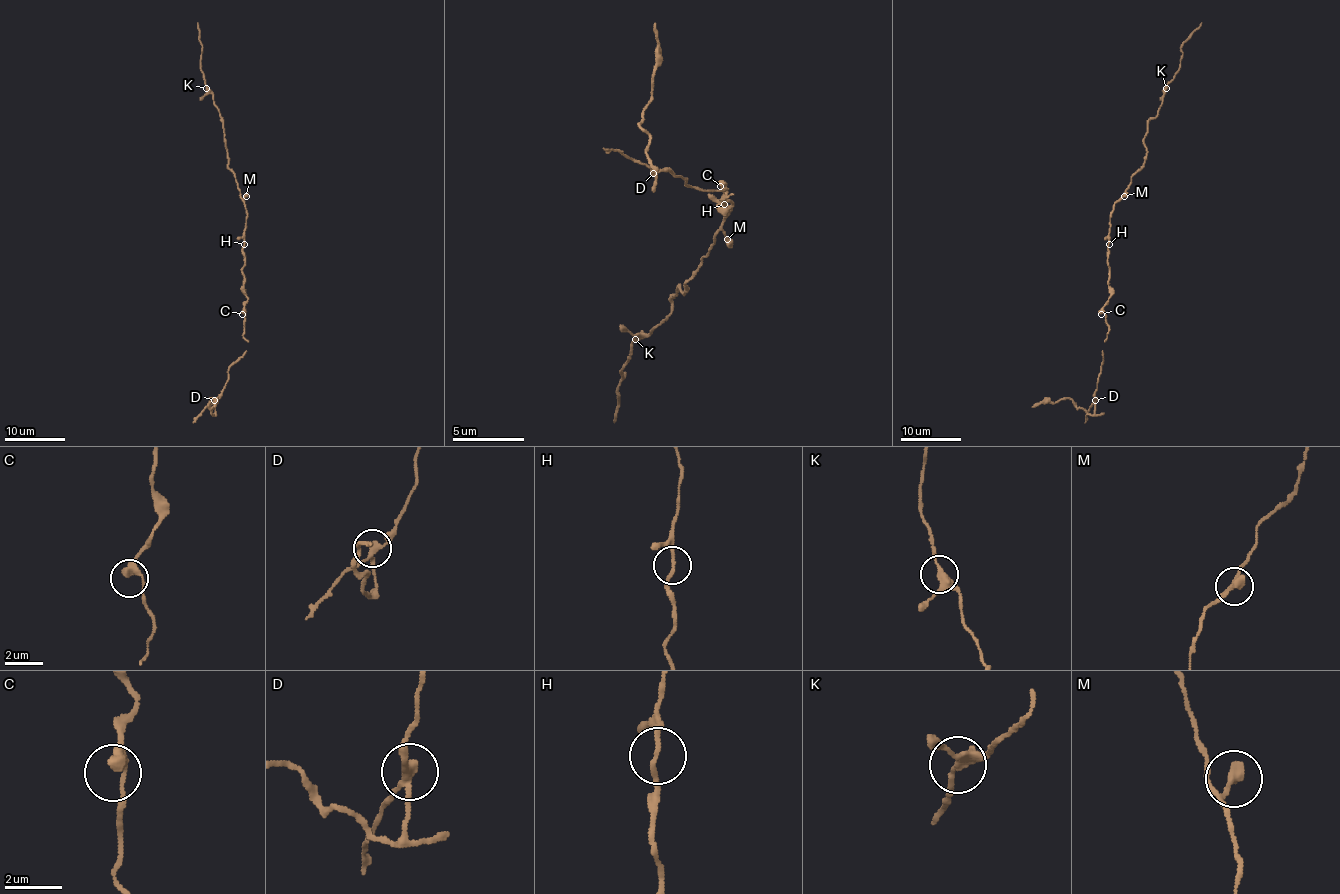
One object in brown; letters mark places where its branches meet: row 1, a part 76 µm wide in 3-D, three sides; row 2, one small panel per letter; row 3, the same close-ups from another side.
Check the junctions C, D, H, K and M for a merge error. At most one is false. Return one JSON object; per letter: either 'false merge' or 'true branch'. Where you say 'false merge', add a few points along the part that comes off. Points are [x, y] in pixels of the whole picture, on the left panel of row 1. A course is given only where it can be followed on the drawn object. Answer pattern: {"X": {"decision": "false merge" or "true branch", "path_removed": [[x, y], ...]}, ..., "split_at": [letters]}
{"C": {"decision": "true branch"}, "D": {"decision": "false merge", "path_removed": [[214, 400], [215, 412], [212, 415], [211, 399], [215, 406]]}, "H": {"decision": "true branch"}, "K": {"decision": "true branch"}, "M": {"decision": "true branch"}, "split_at": ["D"]}

